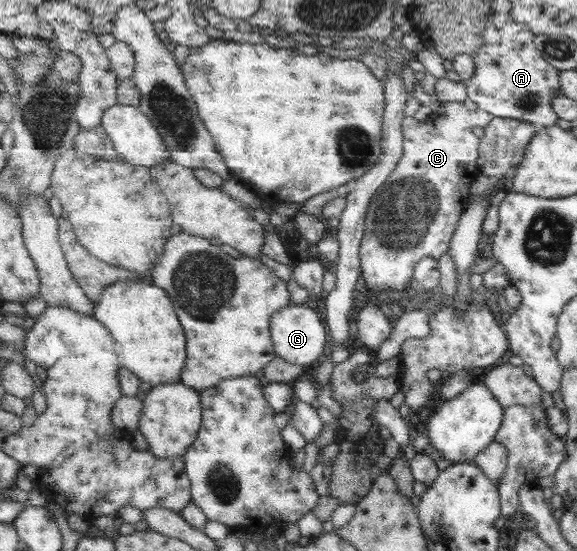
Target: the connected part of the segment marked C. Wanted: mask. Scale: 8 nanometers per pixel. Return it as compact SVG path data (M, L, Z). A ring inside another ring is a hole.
M446 102L444 107L444 116L430 114L423 122L417 121L412 115L404 118L404 157L372 198L360 255L362 279L366 287L374 292L394 291L404 294L408 291L420 260L427 257L439 260L449 251L468 199L472 197L472 185L481 174L478 163L481 139L474 135L472 129L476 126L485 128L494 120L494 116L480 108L470 110L463 102Z

